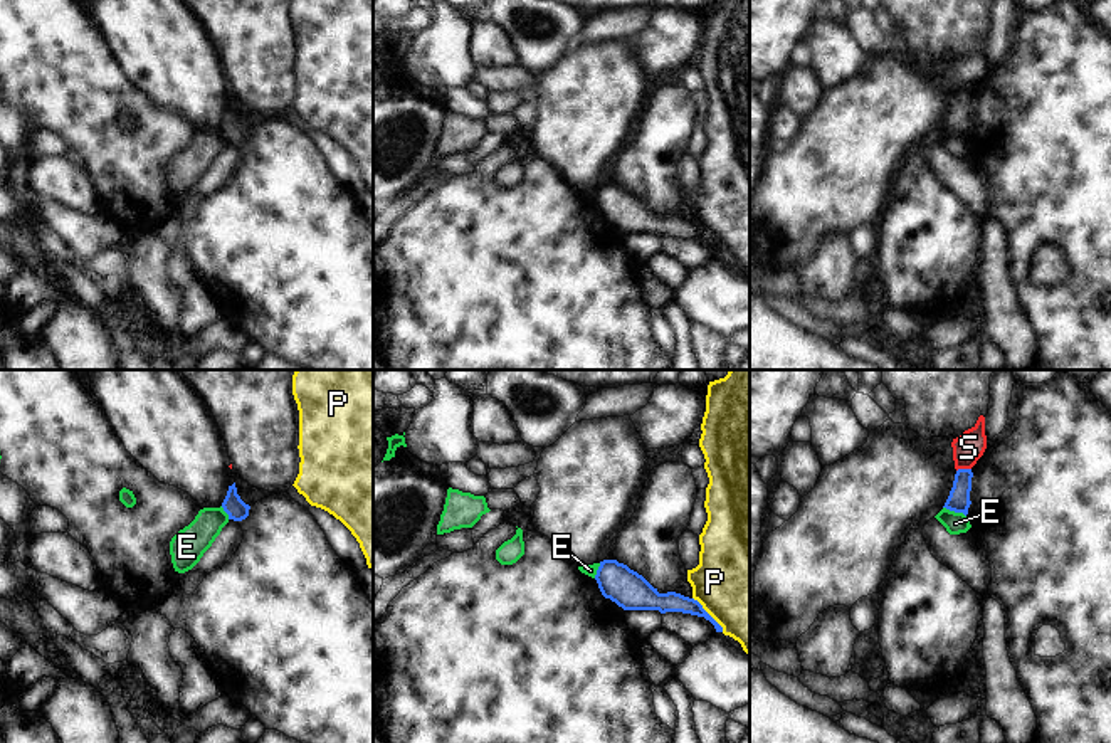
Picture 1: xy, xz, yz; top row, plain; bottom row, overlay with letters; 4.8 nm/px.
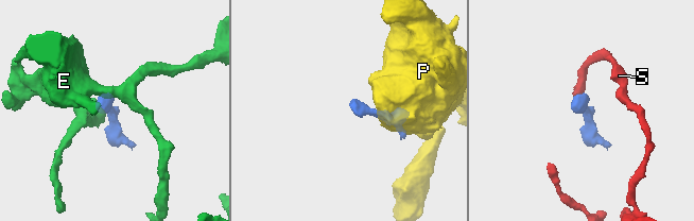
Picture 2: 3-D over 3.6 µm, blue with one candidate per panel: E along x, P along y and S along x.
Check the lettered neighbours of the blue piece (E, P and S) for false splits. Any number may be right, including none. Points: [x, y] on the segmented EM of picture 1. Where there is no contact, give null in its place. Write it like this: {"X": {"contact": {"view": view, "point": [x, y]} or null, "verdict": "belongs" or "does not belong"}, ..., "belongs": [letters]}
{"E": {"contact": {"view": "yz", "point": [955, 511]}, "verdict": "does not belong"}, "P": {"contact": {"view": "xz", "point": [708, 614]}, "verdict": "does not belong"}, "S": {"contact": {"view": "yz", "point": [963, 469]}, "verdict": "does not belong"}, "belongs": []}

